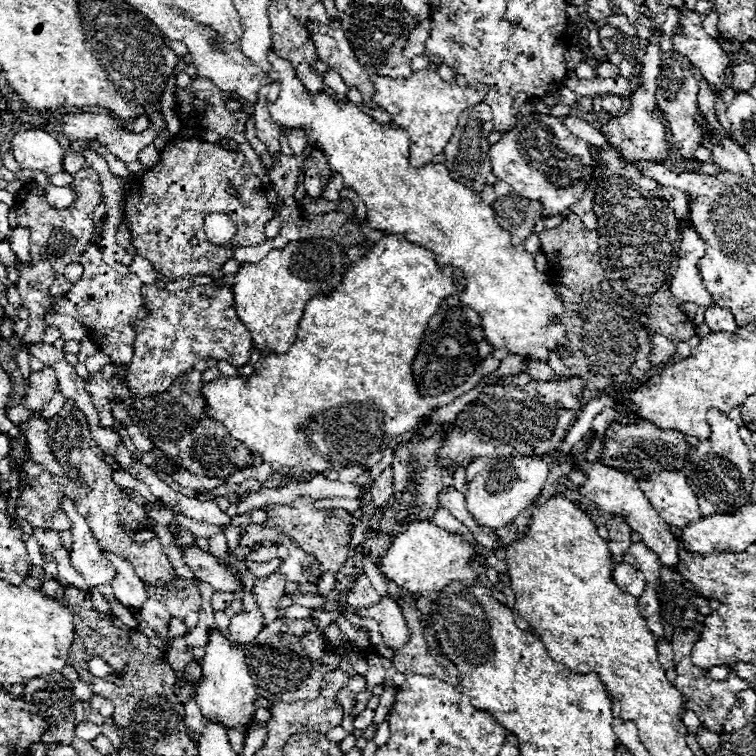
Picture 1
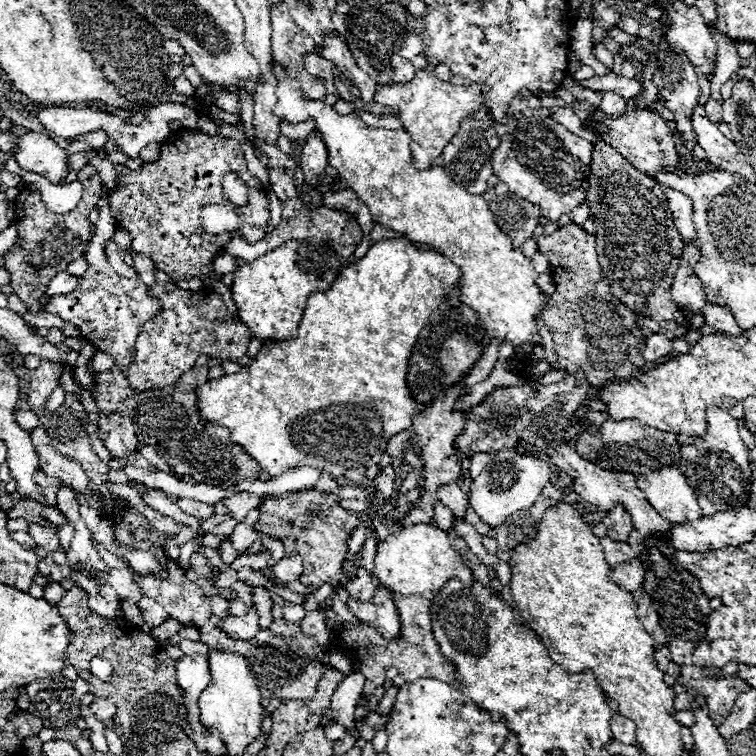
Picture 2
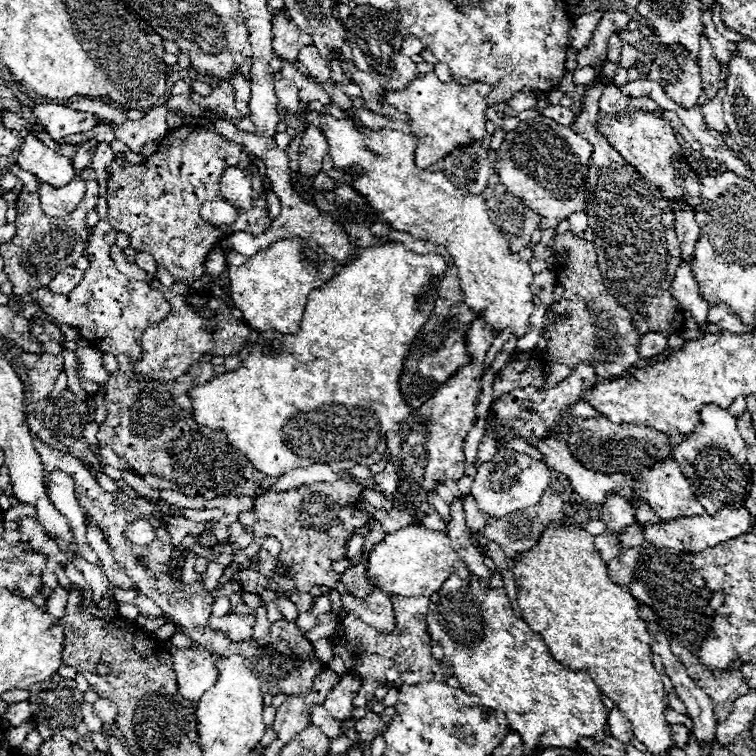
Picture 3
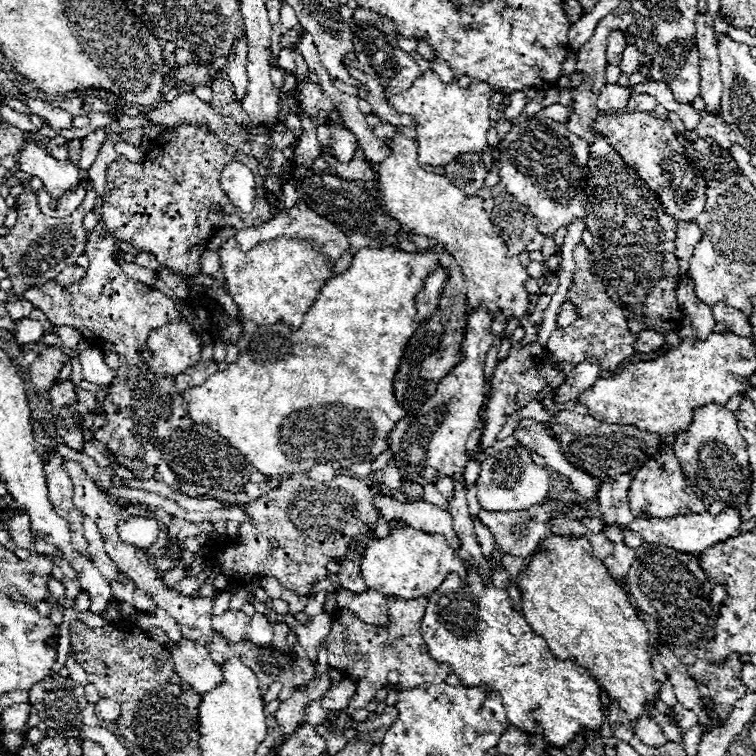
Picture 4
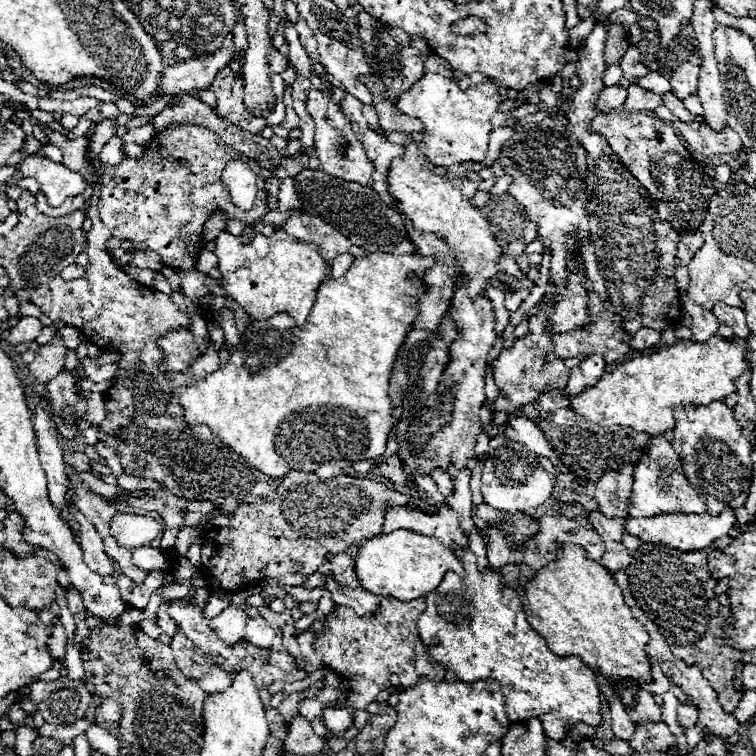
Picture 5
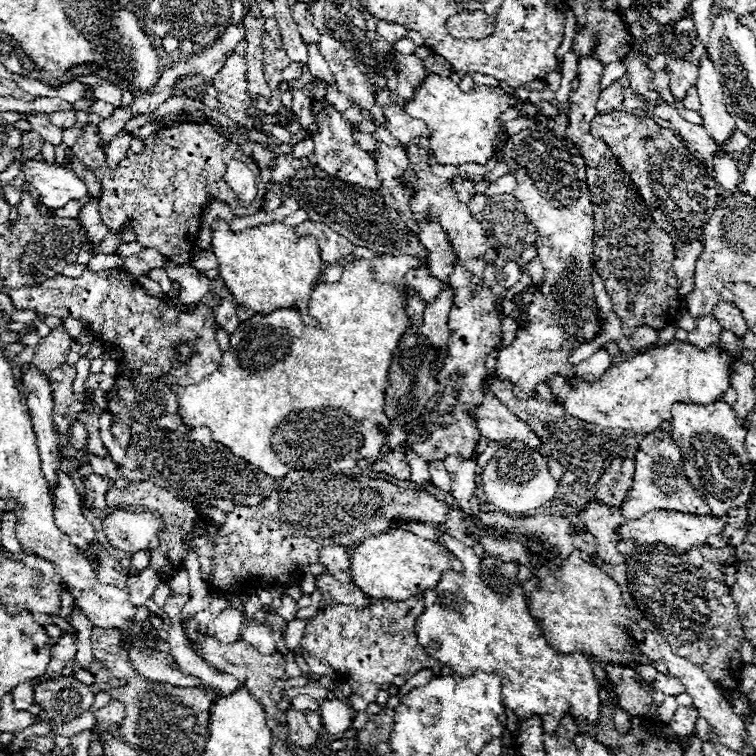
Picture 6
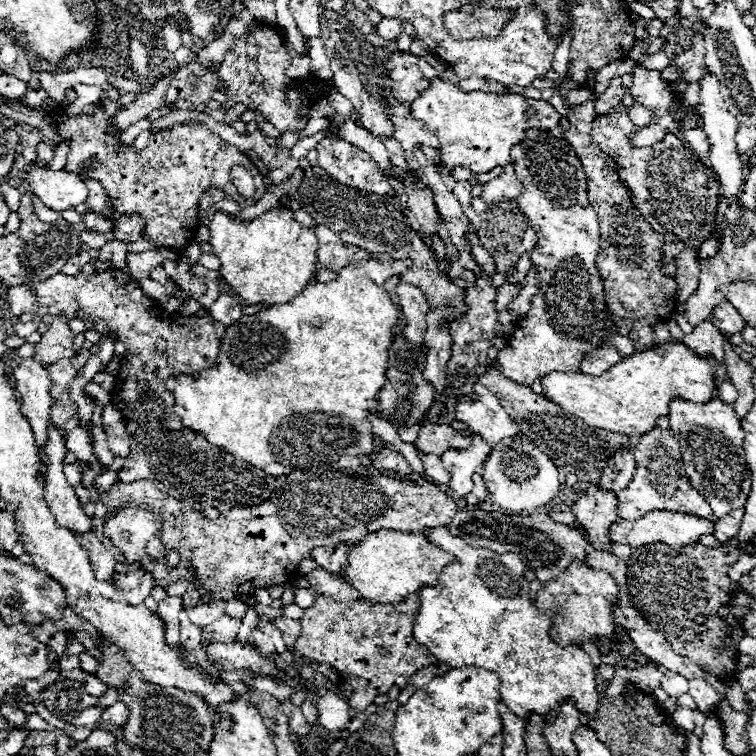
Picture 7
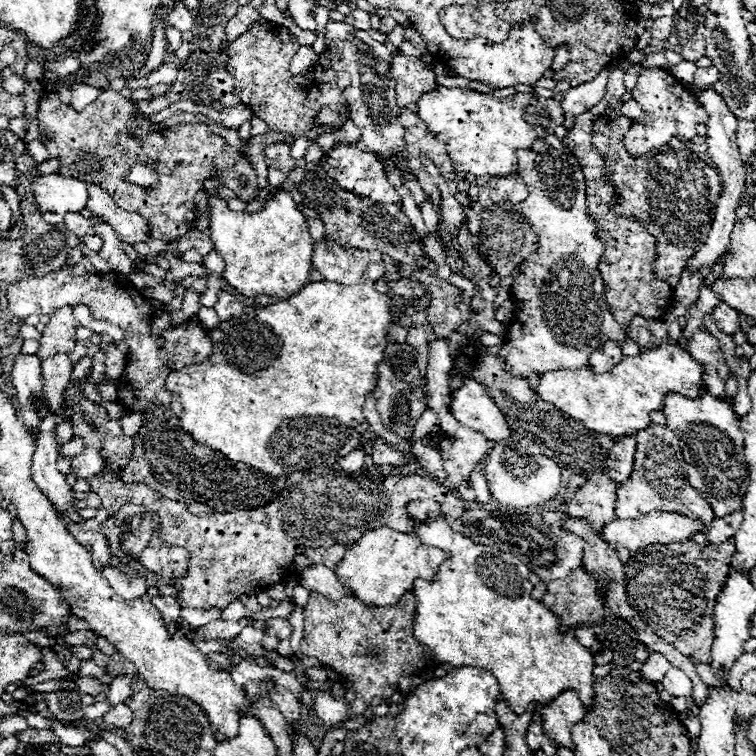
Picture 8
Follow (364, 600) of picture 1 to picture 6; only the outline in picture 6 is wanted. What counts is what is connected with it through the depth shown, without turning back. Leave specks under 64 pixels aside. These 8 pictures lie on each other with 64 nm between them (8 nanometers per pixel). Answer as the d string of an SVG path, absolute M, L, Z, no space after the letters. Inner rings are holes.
M328 546L328 548L322 548L320 550L320 556L318 556L318 562L322 566L328 568L328 572L340 580L340 582L352 582L350 580L350 558L348 558L348 552L344 546Z

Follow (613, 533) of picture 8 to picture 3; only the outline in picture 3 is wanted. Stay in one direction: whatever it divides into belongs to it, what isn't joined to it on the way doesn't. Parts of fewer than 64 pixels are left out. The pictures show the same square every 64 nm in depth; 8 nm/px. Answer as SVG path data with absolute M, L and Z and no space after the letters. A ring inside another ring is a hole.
M724 508L722 512L710 516L690 516L690 518L680 518L680 520L668 520L668 522L658 522L658 524L644 524L640 526L642 534L646 540L650 540L658 548L672 548L674 552L702 552L708 546L716 546L720 542L728 542L732 538L738 538L740 534L746 534L754 524L754 518L744 508Z

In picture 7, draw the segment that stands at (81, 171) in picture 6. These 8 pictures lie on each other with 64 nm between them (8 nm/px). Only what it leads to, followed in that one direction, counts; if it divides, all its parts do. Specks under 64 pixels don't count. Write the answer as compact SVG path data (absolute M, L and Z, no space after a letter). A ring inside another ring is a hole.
M82 176L82 180L86 182L88 192L90 192L90 194L88 194L88 200L86 200L86 206L88 206L92 212L96 212L96 214L102 214L102 216L112 218L114 208L112 208L112 202L110 202L108 194L104 192L104 188L102 188L96 180L88 180L86 176Z

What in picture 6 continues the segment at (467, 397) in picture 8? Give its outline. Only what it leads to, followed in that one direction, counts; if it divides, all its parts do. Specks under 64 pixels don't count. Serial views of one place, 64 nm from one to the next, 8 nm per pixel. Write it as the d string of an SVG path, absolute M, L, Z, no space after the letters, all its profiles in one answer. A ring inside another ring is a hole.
M482 388L482 392L484 392L484 402L474 408L476 426L480 434L490 442L512 438L512 440L522 440L532 448L540 450L540 440L534 432L530 432L526 422L514 416L490 390Z

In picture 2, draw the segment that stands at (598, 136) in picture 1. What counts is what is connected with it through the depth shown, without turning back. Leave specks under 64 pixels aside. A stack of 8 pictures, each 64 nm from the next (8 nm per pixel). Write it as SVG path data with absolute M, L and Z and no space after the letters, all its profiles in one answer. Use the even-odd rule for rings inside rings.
M554 106L550 116L552 116L556 122L560 122L564 128L568 128L570 132L574 132L576 136L580 136L580 138L584 138L584 140L590 140L590 142L596 140L596 136L594 136L590 130L584 130L584 128L582 128L582 120L572 112L572 108L558 108L558 106Z

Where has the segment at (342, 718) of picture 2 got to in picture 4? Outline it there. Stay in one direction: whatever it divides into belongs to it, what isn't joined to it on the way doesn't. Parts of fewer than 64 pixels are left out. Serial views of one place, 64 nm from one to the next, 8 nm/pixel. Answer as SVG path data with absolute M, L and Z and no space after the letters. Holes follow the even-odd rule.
M346 678L346 680L334 684L332 688L328 688L328 692L320 698L320 704L330 712L342 712L348 708L348 702L354 692L356 692L356 684Z

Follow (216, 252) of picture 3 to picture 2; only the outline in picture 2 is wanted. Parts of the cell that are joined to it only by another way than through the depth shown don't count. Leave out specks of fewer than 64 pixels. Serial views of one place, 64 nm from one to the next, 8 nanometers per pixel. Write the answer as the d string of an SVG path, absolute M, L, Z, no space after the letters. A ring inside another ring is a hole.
M222 252L222 254L218 254L216 256L216 260L214 260L214 272L218 272L218 274L228 274L228 272L234 272L234 258L232 256L228 256L226 252Z

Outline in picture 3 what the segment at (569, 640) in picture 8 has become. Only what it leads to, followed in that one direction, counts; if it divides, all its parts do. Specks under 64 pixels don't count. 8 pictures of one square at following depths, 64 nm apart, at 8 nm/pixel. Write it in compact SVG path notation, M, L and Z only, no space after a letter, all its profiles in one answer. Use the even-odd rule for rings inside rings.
M450 576L440 590L430 596L426 630L432 640L432 656L452 668L464 692L480 696L484 706L504 710L508 726L520 732L524 740L524 752L532 754L536 748L574 750L580 736L592 736L596 740L606 738L604 726L608 722L608 710L600 700L600 688L592 676L584 670L568 670L556 662L550 656L544 640L536 636L522 618L514 616L504 588L482 588L474 576L468 582L460 580L458 576Z

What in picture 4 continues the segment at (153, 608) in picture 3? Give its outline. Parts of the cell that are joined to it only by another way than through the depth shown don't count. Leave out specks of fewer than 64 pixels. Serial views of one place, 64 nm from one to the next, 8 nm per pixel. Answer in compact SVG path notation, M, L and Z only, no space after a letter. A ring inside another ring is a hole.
M134 590L134 608L142 610L142 612L150 612L152 610L152 598L144 592L144 590Z

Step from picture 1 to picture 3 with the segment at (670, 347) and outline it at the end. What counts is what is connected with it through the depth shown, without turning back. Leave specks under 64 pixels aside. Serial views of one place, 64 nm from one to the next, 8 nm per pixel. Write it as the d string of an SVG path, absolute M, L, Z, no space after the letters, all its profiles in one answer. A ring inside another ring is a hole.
M648 332L648 334L642 334L640 338L640 344L638 344L638 352L642 358L650 358L650 356L656 356L660 352L664 352L668 348L668 338L658 334L658 332Z

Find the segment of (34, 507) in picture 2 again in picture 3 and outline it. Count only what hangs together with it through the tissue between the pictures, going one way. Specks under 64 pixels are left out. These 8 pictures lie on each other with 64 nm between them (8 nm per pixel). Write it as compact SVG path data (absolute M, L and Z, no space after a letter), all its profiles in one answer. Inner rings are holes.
M18 504L18 506L10 508L10 510L4 510L4 520L18 520L22 516L34 518L36 516L36 508L28 506L28 504Z

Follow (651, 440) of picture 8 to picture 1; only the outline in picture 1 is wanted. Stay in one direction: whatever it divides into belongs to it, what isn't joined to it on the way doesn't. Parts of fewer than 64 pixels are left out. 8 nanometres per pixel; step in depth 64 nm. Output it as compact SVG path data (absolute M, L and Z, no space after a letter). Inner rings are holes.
M658 472L640 480L640 490L650 500L652 508L664 522L676 528L684 528L688 522L700 518L696 494L680 472Z

